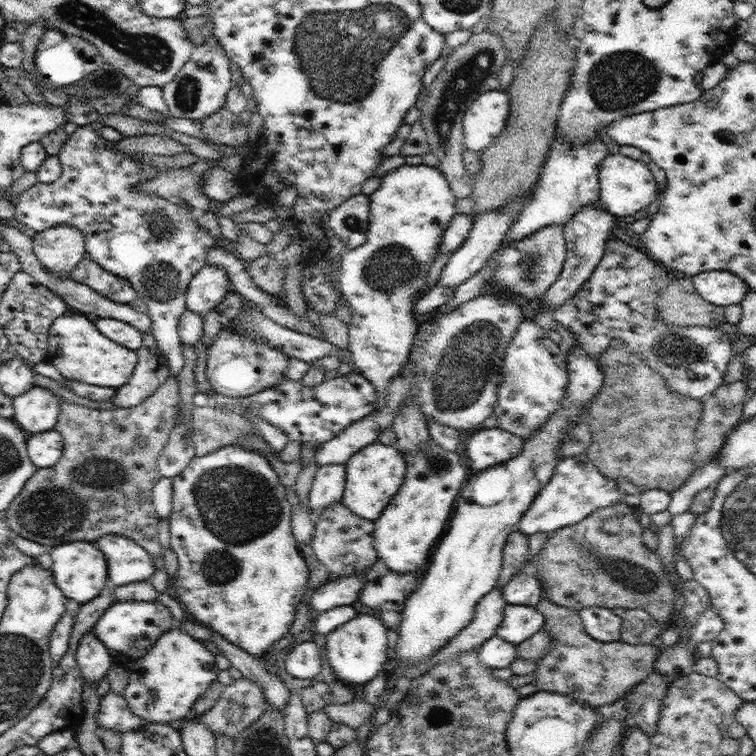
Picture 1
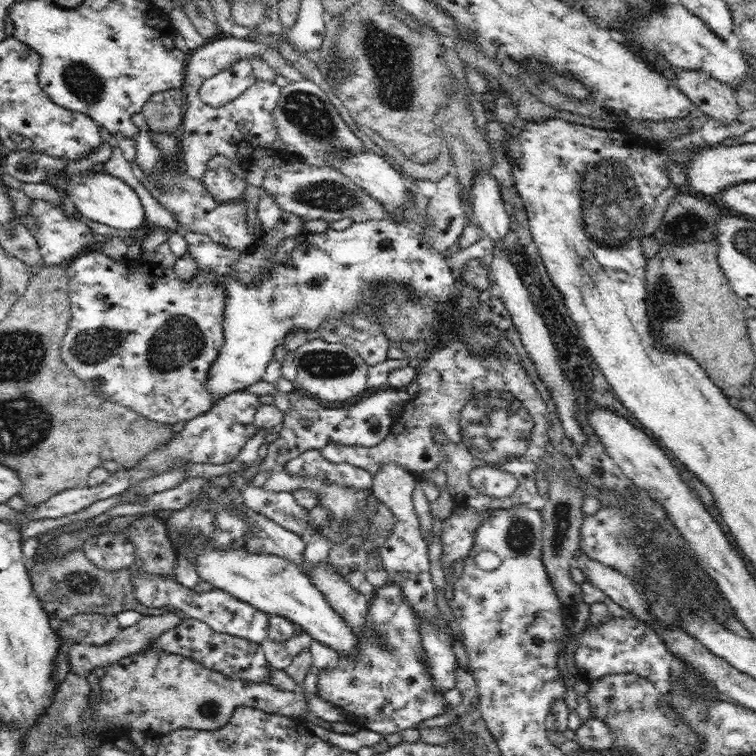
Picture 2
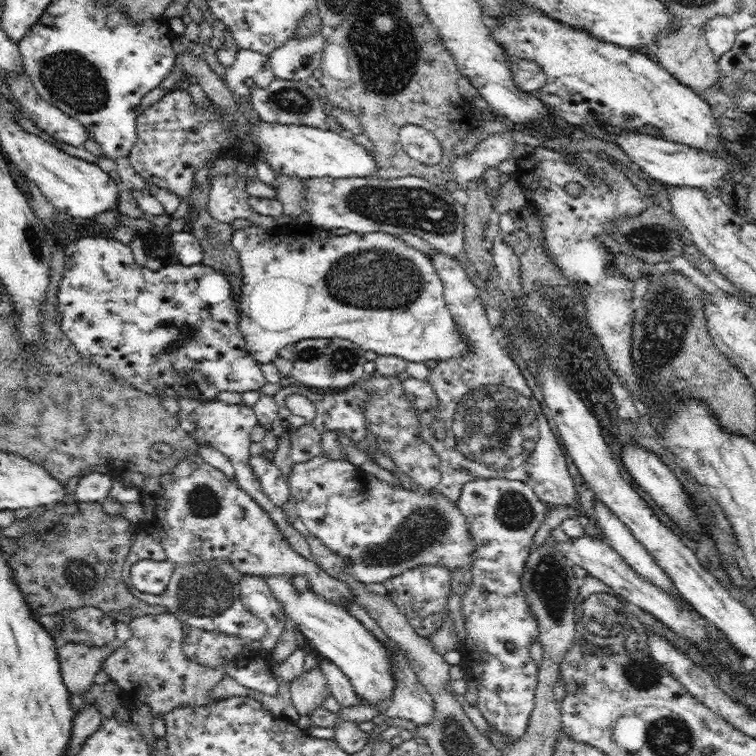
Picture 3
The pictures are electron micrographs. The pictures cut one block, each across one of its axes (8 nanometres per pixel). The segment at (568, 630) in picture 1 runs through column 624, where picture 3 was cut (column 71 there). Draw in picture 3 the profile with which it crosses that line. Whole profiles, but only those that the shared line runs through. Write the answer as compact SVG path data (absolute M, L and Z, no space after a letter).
M83 642L59 643L57 658L60 674L70 696L81 696L91 689L94 676L103 669L104 662L118 645L117 642L104 647Z

